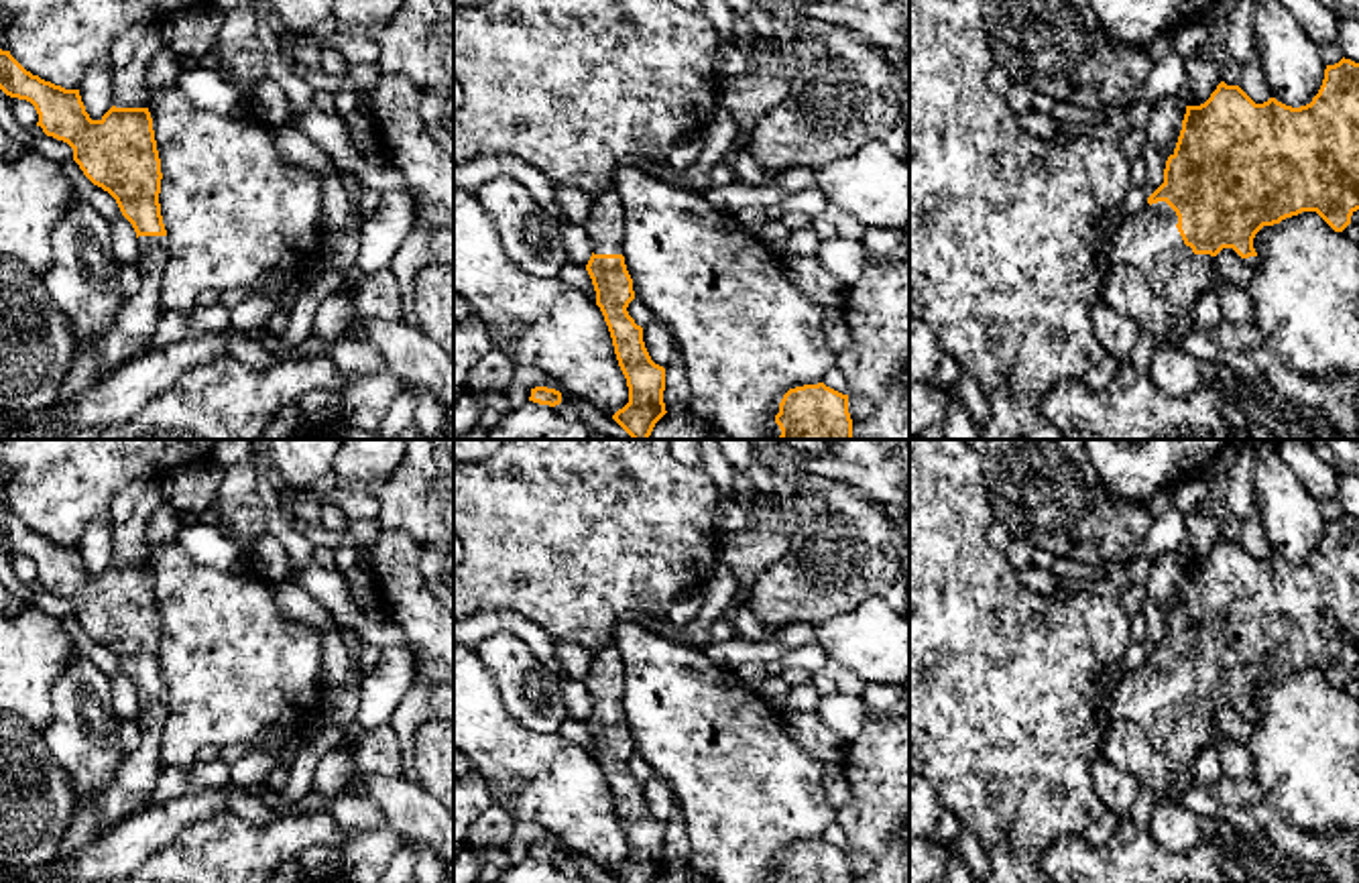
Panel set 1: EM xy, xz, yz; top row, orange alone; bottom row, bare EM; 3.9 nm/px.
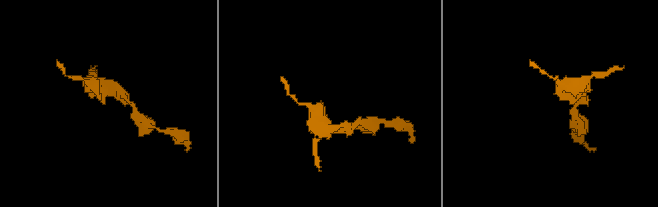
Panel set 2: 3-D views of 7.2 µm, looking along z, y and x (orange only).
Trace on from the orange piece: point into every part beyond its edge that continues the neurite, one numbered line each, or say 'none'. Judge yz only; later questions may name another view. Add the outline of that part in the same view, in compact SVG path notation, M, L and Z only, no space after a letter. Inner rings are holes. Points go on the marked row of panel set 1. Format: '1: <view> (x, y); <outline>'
1: yz (1156, 277); M1145 203L1119 224L1113 238L1113 273L1103 299L1147 332L1154 346L1178 344L1196 334L1190 309L1210 289L1217 258L1194 254L1184 244L1176 212L1166 203Z

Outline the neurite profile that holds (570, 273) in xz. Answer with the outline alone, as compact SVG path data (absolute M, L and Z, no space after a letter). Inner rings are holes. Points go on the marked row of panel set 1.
M566 262L559 271L559 279L576 289L580 289L588 299L596 303L596 291L586 267L578 267L574 262Z

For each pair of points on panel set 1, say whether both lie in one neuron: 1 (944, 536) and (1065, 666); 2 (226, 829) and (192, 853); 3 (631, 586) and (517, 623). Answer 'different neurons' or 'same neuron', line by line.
1: same neuron
2: same neuron
3: different neurons

